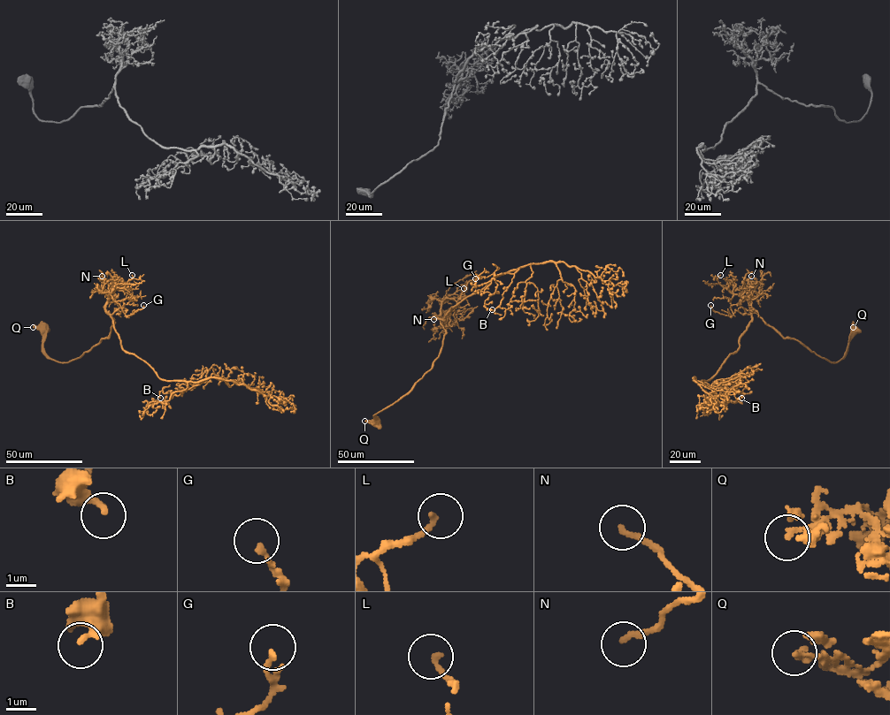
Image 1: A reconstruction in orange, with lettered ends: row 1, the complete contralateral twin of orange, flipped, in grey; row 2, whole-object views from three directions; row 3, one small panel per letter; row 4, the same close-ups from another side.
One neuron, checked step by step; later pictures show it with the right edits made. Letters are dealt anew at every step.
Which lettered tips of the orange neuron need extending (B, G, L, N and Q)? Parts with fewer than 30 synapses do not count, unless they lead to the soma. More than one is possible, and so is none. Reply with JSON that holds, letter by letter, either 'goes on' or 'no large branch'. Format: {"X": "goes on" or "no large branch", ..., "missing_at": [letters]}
{"B": "no large branch", "G": "no large branch", "L": "no large branch", "N": "no large branch", "Q": "no large branch", "missing_at": []}

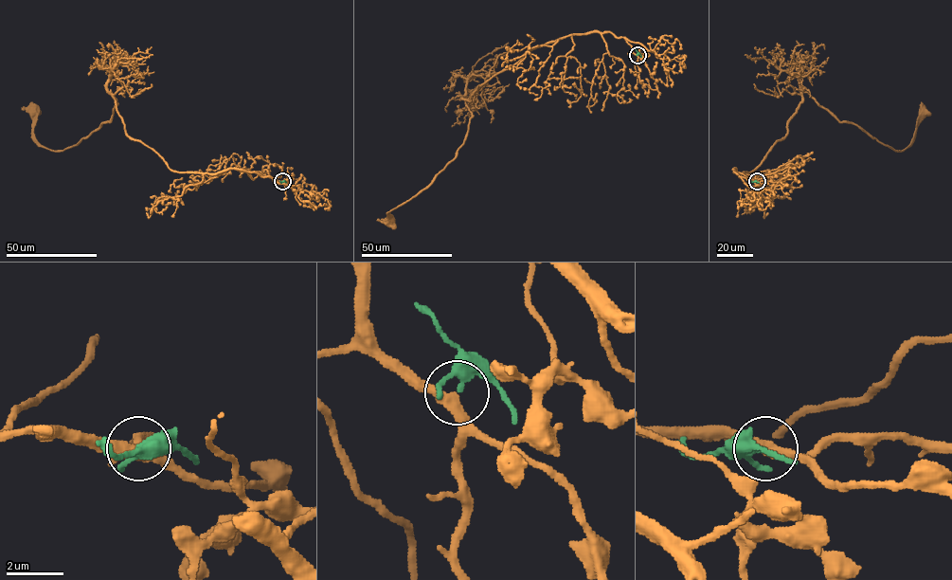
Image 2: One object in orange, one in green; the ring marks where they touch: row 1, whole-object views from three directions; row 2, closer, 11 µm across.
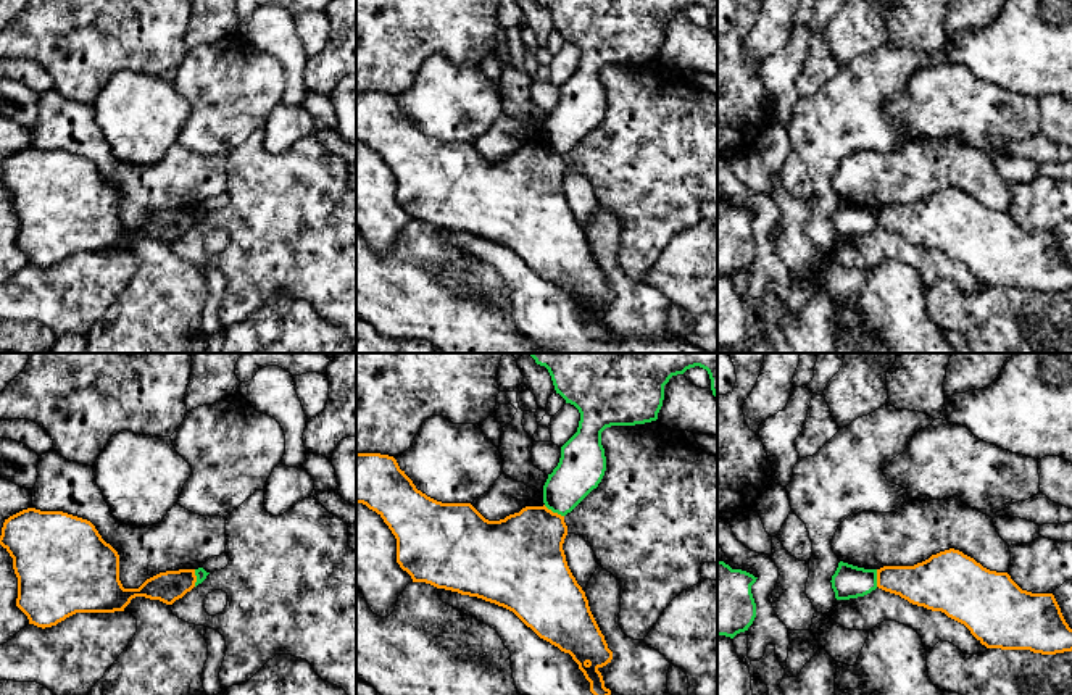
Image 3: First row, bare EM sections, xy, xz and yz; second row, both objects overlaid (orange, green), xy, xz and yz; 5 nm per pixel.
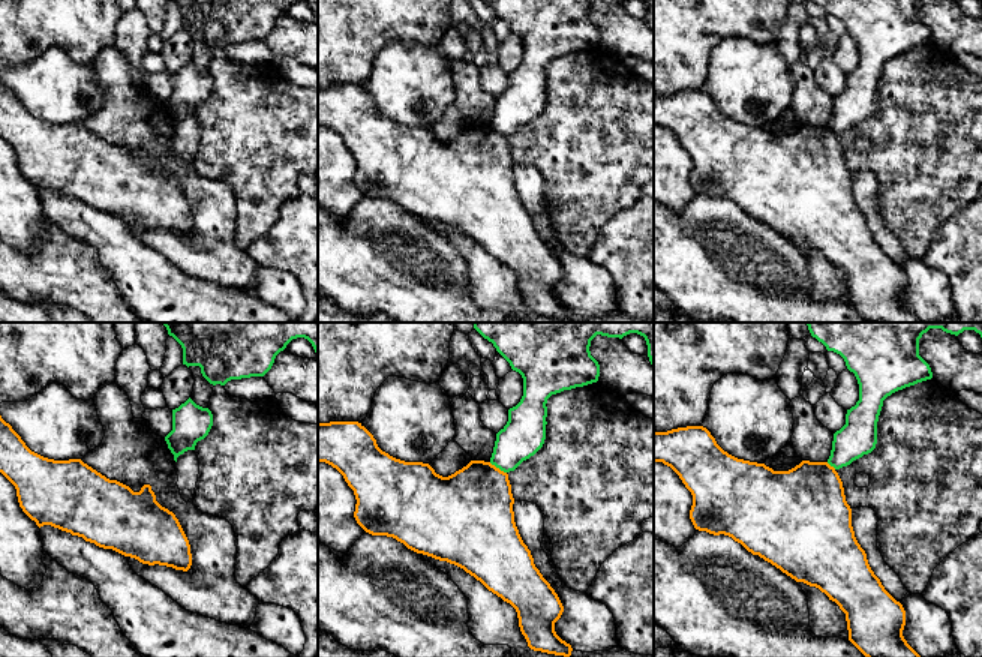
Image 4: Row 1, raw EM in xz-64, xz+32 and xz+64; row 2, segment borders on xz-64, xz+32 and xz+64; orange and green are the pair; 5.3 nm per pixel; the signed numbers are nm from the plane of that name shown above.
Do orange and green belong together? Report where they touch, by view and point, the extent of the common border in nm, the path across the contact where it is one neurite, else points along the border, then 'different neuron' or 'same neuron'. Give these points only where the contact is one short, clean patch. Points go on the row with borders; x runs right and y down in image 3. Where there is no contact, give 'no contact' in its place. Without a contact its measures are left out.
xz (552, 511) | 120 nm | along xz (544, 505), (563, 516) | different neuron

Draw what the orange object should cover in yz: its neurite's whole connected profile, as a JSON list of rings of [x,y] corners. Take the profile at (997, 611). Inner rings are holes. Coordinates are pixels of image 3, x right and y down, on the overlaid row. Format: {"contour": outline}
{"contour": [[[954,548],[914,566],[883,566],[877,569],[877,587],[912,605],[945,613],[964,624],[987,648],[1030,650],[1041,655],[1072,651],[1072,629],[1053,593],[1022,590],[1008,572],[990,571]]]}

